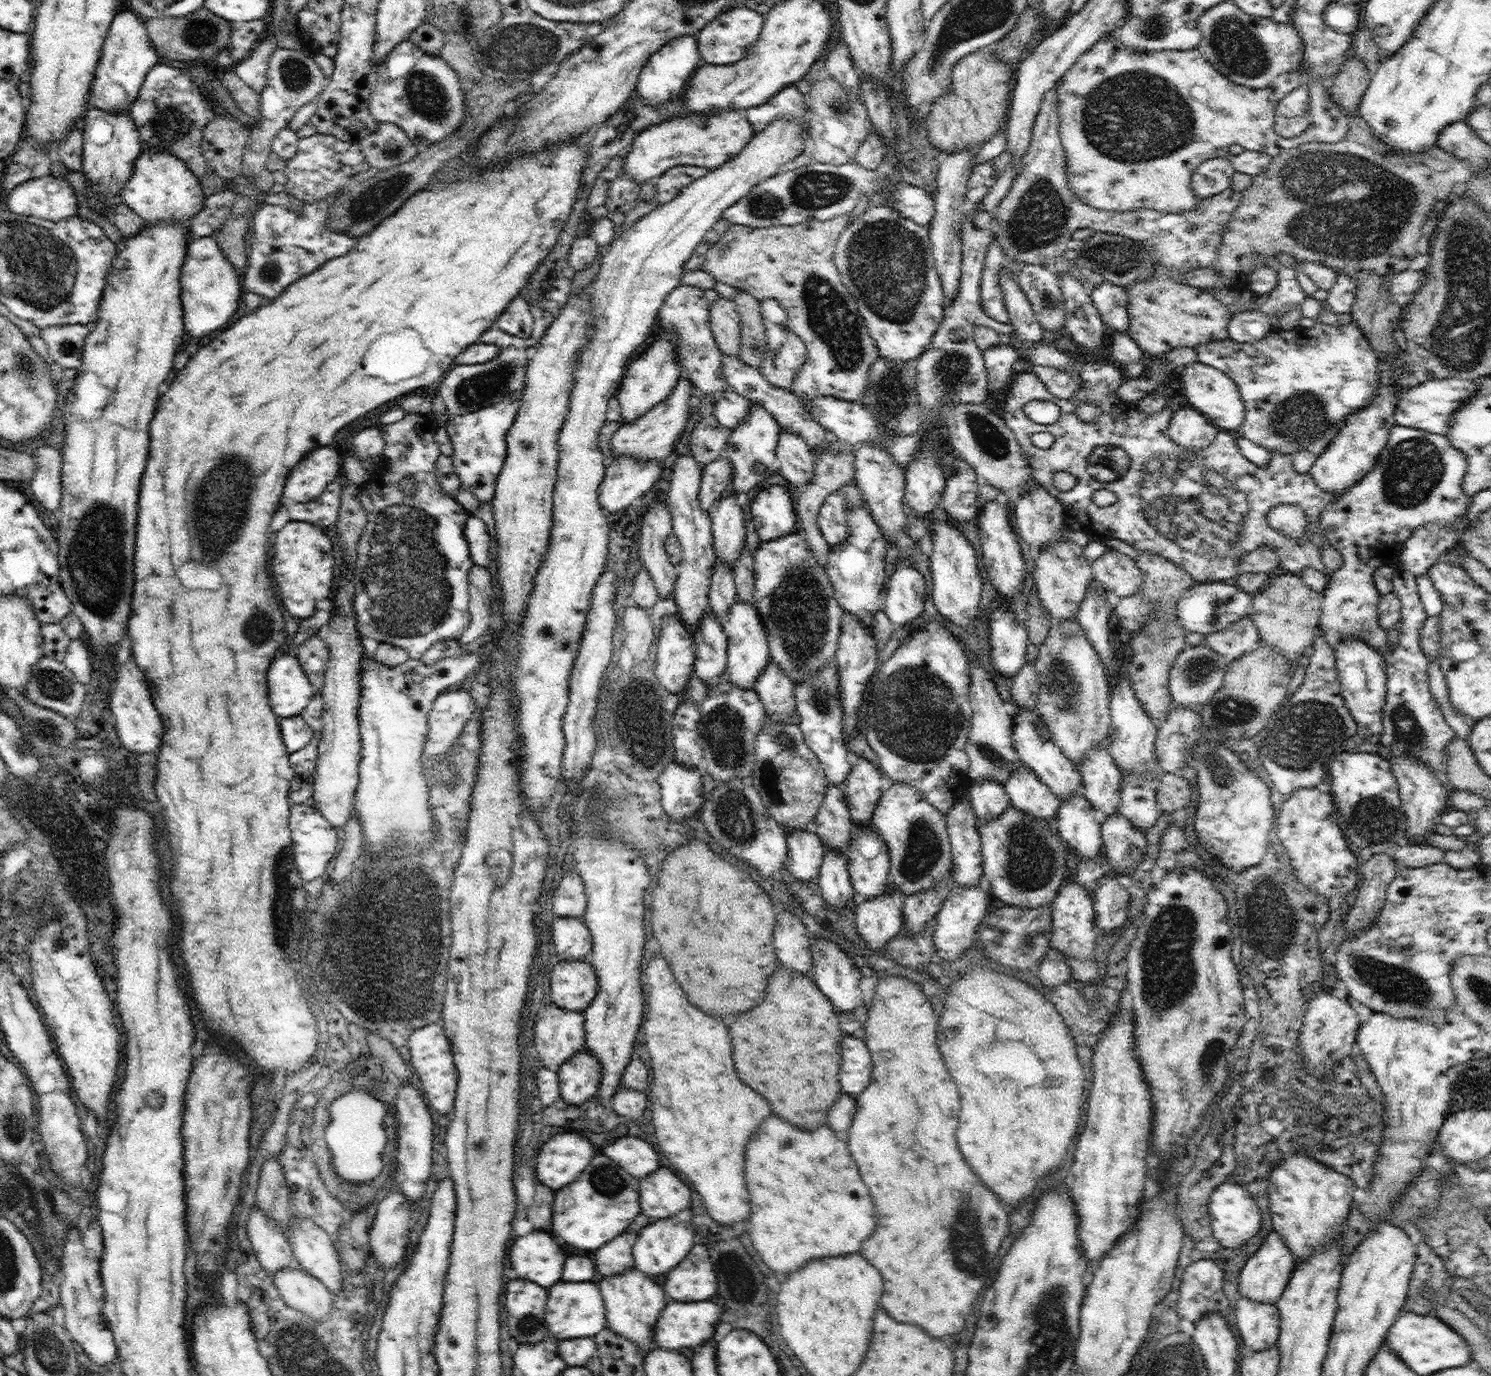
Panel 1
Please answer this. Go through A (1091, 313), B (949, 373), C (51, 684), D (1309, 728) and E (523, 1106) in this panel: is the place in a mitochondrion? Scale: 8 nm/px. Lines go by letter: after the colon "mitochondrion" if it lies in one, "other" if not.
A: other
B: mitochondrion
C: mitochondrion
D: mitochondrion
E: other

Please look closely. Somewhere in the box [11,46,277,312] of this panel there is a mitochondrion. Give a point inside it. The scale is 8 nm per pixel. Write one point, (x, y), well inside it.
(170, 125)

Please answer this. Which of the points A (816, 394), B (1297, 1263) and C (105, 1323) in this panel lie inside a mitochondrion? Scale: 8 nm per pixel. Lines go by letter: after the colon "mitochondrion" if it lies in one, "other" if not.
A: other
B: other
C: other

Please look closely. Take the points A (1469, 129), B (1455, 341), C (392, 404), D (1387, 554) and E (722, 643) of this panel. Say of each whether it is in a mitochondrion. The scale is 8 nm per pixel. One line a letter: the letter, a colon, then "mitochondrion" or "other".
A: other
B: mitochondrion
C: other
D: other
E: other

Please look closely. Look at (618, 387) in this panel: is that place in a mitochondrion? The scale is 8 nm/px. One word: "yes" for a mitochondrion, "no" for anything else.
no

